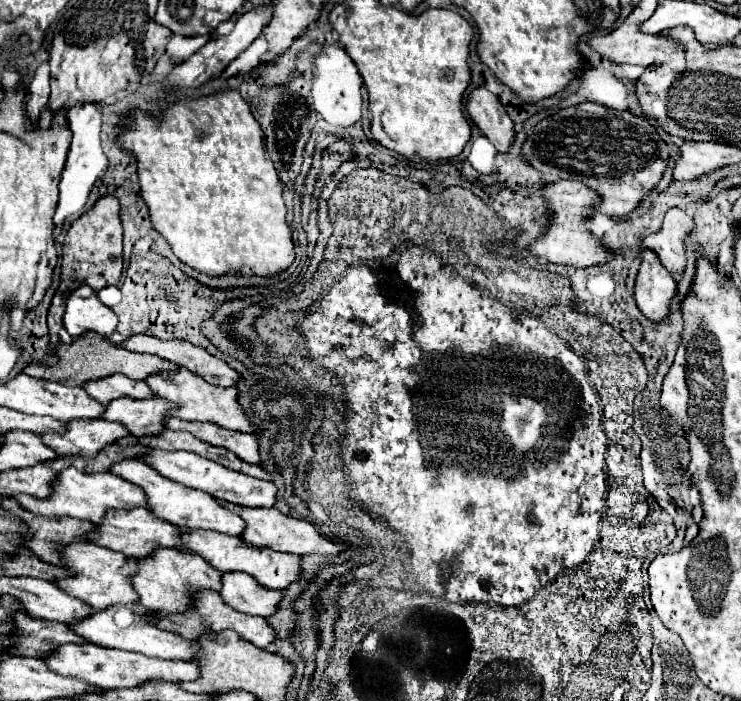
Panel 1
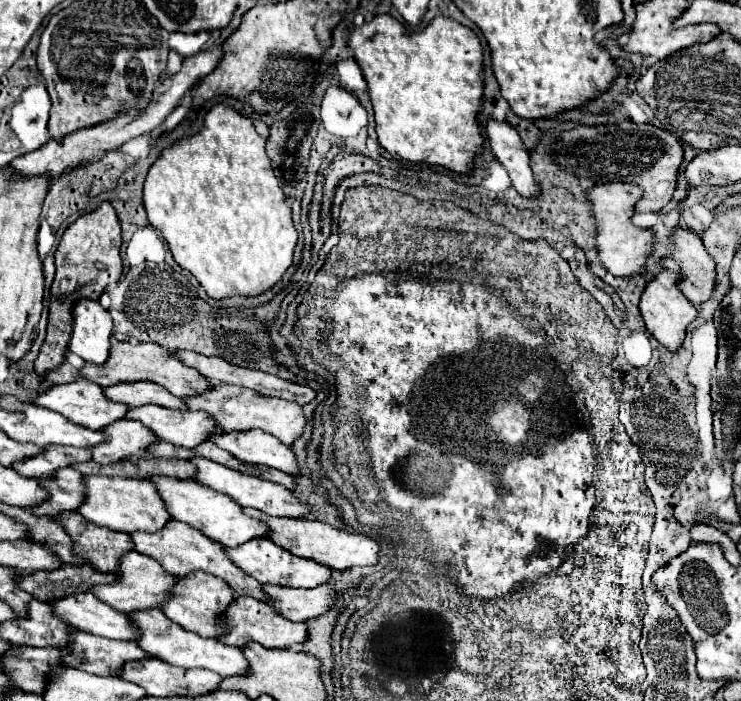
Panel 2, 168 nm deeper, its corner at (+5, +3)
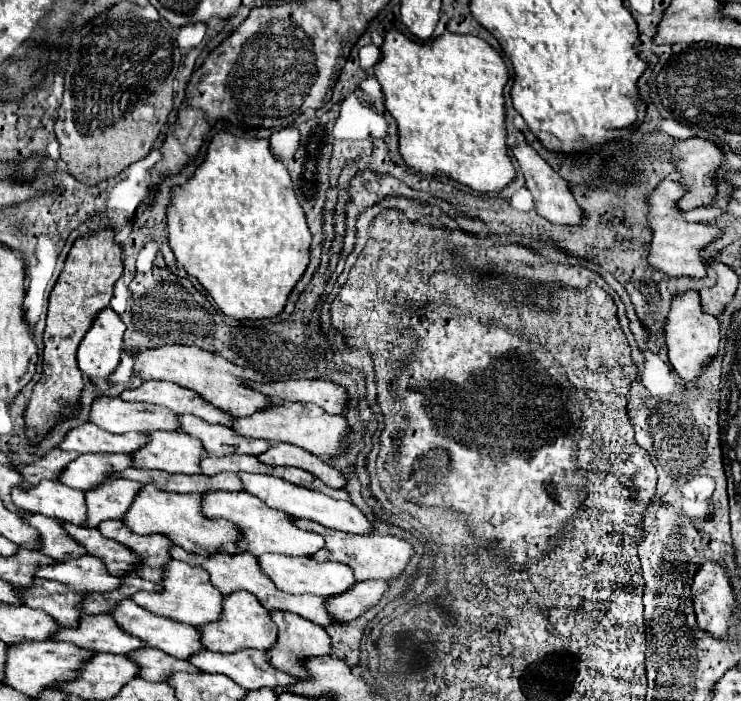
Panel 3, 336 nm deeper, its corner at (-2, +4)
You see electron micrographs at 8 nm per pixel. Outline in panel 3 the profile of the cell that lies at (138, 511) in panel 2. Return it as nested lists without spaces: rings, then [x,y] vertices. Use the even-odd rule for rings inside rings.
[[[146,484],[144,490],[138,492],[130,510],[126,512],[124,524],[136,534],[164,534],[176,546],[184,548],[190,554],[198,554],[198,556],[210,556],[214,552],[226,552],[226,554],[234,556],[234,554],[242,552],[236,546],[240,540],[238,526],[228,520],[222,520],[222,518],[204,516],[200,494],[162,492],[154,484]]]

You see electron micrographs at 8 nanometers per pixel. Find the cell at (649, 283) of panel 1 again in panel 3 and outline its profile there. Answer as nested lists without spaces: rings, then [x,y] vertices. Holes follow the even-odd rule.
[[[690,290],[680,294],[672,300],[672,308],[666,320],[666,344],[668,344],[668,358],[680,378],[694,382],[702,376],[704,368],[716,358],[718,344],[720,344],[720,324],[716,316],[702,312],[698,292]]]

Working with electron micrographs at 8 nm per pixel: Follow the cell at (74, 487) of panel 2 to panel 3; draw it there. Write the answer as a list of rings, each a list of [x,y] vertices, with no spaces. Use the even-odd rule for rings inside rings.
[[[126,478],[108,480],[102,486],[86,492],[88,504],[88,526],[98,526],[104,520],[124,520],[124,512],[128,512],[134,496],[144,488],[140,482],[132,482]]]

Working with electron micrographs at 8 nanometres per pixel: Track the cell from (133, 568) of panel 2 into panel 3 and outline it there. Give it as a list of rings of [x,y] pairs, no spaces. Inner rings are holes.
[[[172,560],[164,568],[162,586],[164,586],[164,592],[160,592],[160,594],[136,592],[132,596],[132,600],[138,606],[148,608],[154,614],[160,614],[160,616],[166,616],[166,618],[174,618],[174,620],[184,622],[184,624],[204,626],[204,624],[210,624],[210,622],[218,622],[218,618],[222,614],[222,594],[218,592],[218,588],[214,588],[214,584],[210,582],[210,576],[208,576],[208,572],[204,568]]]

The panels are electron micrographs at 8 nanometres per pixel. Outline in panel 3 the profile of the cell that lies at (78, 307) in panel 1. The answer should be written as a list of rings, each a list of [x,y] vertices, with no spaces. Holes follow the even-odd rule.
[[[112,308],[102,310],[78,348],[78,368],[88,380],[108,382],[108,376],[120,364],[122,336],[124,322],[120,316]]]

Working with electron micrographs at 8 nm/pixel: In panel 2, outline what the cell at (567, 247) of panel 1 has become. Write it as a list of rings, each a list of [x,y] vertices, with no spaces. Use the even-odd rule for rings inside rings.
[[[605,183],[593,185],[587,189],[587,201],[591,201],[591,213],[595,217],[595,241],[597,241],[597,259],[613,275],[633,275],[641,273],[645,257],[651,251],[653,235],[645,229],[633,227],[631,211],[641,197],[641,189],[629,183]]]

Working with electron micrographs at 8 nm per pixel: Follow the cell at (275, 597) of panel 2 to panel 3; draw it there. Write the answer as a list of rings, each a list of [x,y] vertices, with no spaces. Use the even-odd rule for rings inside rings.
[[[366,580],[356,584],[352,590],[326,598],[326,608],[328,612],[332,612],[334,616],[338,616],[338,620],[356,620],[358,616],[362,616],[366,610],[374,608],[384,592],[388,590],[388,584],[382,580]]]

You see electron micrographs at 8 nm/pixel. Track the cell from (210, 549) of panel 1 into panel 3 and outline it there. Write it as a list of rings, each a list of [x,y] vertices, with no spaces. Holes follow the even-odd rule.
[[[264,554],[260,556],[262,570],[270,576],[270,580],[288,594],[314,594],[320,598],[338,596],[338,592],[348,592],[358,582],[350,566],[340,562],[316,562],[314,558],[292,558],[282,554]]]

